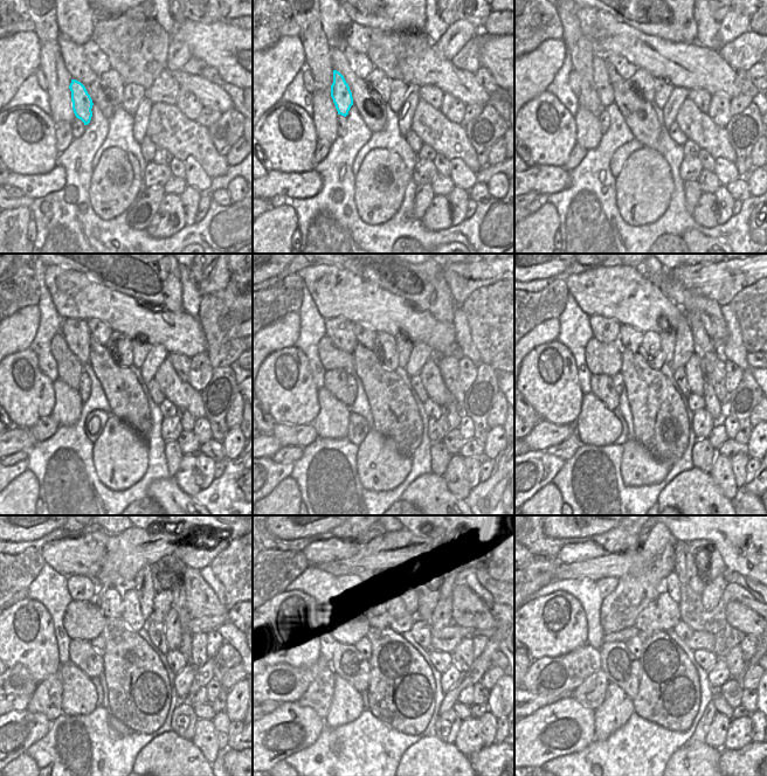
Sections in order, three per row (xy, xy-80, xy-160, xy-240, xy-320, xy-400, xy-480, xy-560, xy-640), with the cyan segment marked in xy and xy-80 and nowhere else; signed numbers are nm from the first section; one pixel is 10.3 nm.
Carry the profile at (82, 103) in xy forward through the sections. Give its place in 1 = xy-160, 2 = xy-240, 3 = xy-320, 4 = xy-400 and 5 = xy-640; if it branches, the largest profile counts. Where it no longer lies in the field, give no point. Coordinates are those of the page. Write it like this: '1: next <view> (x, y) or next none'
1: next xy-160 (605, 91)
2: next xy-240 (76, 333)
3: next xy-320 (340, 331)
4: next xy-400 (605, 330)
5: next xy-640 (606, 586)

